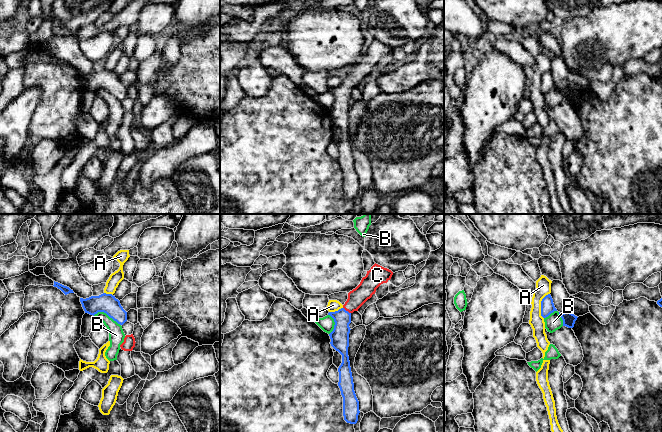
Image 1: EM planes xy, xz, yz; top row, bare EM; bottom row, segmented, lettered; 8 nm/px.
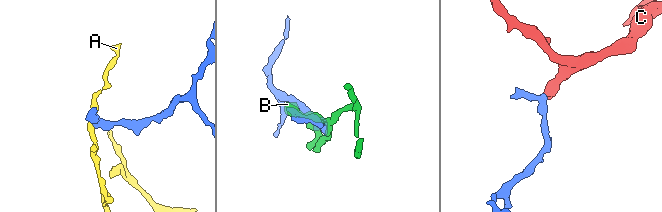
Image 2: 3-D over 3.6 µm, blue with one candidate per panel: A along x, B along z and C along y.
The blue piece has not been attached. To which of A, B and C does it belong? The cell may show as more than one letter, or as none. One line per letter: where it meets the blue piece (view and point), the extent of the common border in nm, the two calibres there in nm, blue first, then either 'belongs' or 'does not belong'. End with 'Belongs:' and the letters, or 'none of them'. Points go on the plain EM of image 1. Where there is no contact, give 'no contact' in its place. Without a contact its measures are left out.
A: yz (541, 81) | 220 nm | 110/130 nm | does not belong
B: xy (107, 90) | 240 nm | 160/130 nm | does not belong
C: xz (347, 87) | 80 nm | 150/150 nm | belongs
Belongs: C

